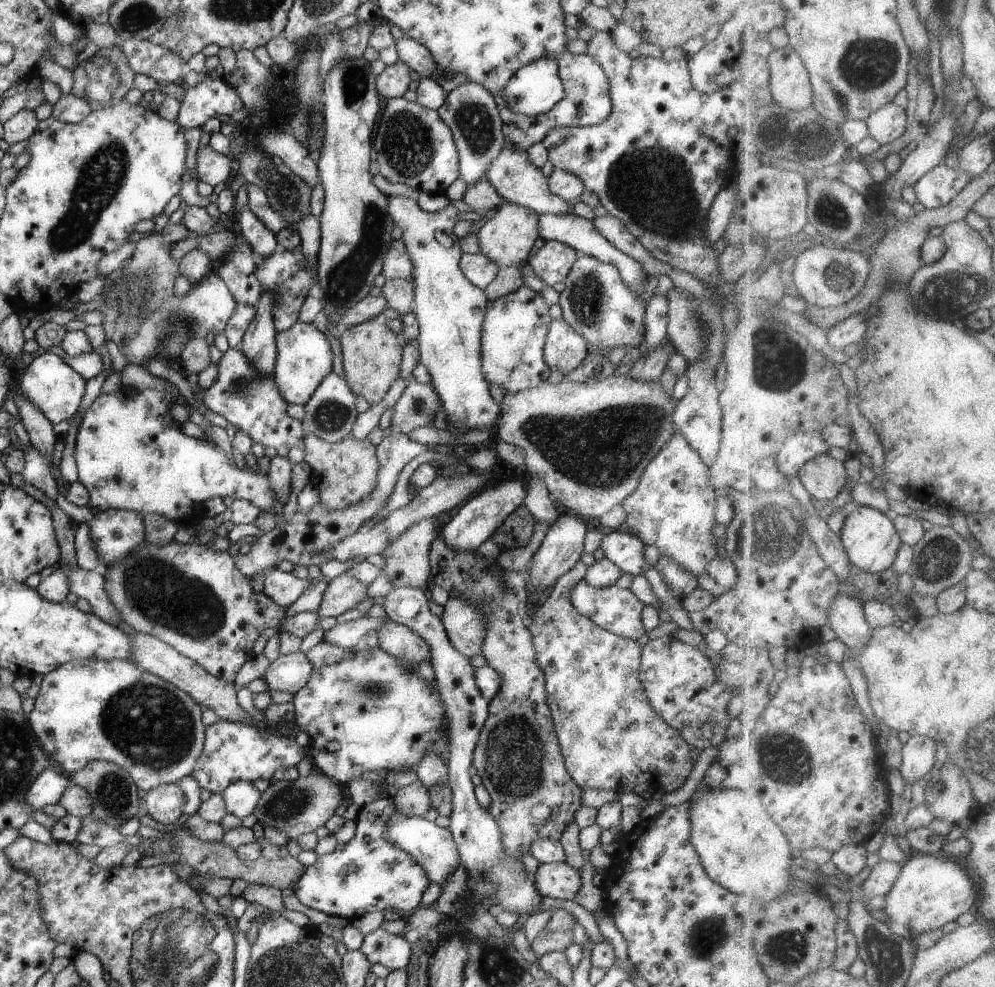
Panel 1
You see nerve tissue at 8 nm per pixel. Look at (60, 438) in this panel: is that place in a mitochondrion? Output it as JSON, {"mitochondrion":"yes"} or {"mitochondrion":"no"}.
{"mitochondrion":"no"}

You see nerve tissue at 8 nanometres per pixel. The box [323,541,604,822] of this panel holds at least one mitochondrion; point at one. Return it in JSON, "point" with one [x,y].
{"point":[515,755]}

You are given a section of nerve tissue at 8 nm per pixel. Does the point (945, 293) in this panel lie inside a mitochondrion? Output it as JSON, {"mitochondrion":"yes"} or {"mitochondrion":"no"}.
{"mitochondrion":"yes"}

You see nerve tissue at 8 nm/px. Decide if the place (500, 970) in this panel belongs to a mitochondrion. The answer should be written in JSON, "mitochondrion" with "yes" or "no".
{"mitochondrion":"yes"}

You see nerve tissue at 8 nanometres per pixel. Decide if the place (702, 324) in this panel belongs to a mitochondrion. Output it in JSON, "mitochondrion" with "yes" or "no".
{"mitochondrion":"no"}

